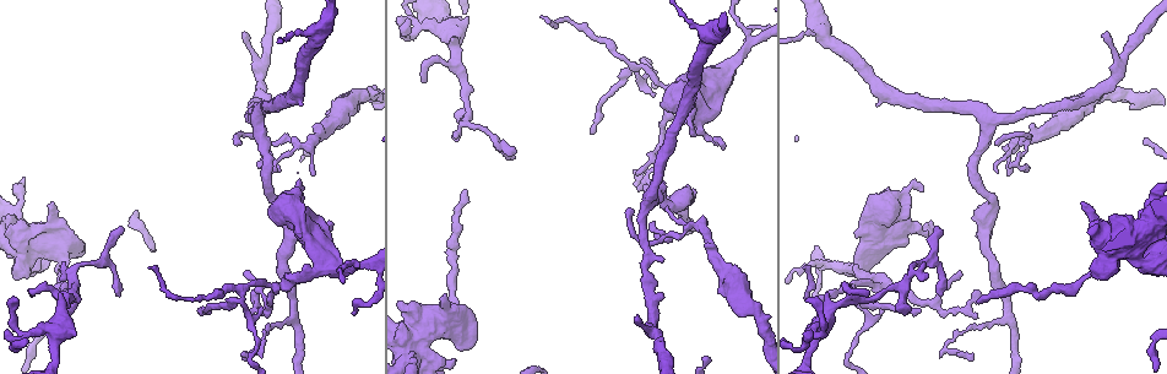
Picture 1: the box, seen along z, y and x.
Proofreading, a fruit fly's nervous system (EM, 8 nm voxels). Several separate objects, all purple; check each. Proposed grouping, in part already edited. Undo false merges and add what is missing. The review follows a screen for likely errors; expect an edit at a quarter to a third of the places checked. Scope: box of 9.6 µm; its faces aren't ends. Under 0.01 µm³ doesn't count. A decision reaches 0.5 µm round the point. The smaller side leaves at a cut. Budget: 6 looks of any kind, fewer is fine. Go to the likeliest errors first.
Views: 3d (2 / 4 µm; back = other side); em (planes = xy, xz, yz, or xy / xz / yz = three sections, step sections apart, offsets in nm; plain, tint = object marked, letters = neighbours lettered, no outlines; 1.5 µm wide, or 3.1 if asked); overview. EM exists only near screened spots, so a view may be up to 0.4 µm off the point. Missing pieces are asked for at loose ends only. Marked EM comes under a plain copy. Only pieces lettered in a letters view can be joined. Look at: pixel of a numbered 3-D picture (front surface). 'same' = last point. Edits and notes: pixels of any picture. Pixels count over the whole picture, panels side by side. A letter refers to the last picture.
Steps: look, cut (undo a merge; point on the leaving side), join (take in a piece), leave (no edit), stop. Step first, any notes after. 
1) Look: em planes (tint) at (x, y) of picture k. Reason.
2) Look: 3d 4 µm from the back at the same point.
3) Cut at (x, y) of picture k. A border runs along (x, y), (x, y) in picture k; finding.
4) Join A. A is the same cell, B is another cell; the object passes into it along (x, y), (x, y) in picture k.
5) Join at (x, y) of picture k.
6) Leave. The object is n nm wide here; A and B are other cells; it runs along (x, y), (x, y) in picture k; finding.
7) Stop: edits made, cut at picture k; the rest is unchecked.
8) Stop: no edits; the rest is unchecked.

Look: em planes (letters) at (465, 189) of picture 1. An open end.

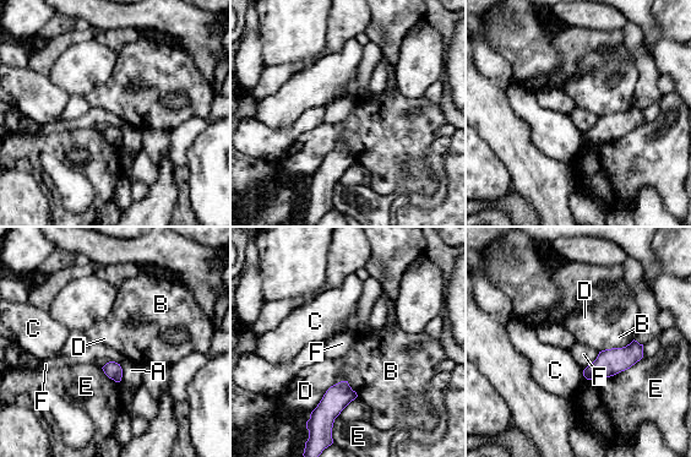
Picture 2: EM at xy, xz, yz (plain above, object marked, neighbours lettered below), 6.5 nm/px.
Leave. A, B, C, D, E and F are other cells; no lettered piece goes on from it.

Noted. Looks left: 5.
Look: 3d 2 µm at (846, 361) of picture 1. Sharp bend.

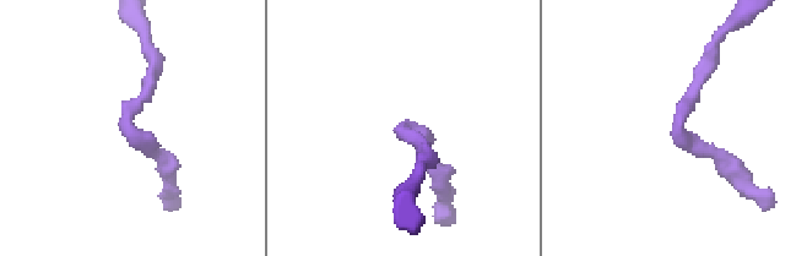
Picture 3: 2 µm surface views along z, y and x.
Look: em xy step 4 (tint) at (685, 133) of picture 3. Shape alone is not enough.

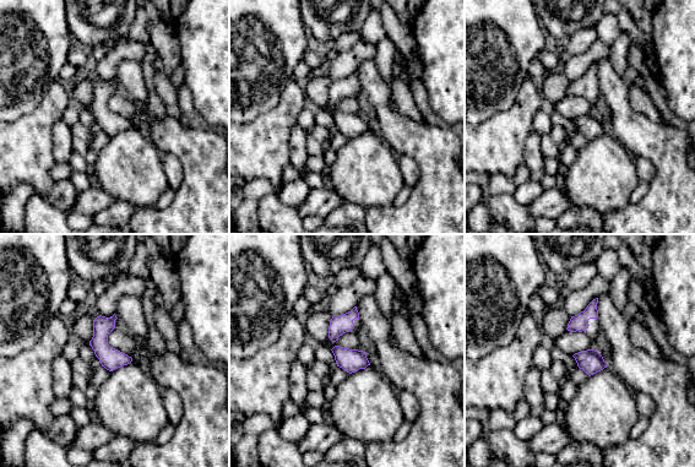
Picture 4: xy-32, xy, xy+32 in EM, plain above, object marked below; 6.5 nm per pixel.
Look: em xy step 4 (letters) at the same point. What lies round it.

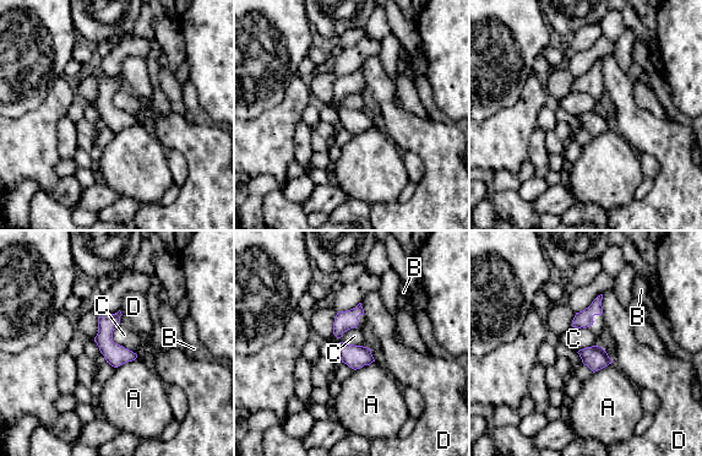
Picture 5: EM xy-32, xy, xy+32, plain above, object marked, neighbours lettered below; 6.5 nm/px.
Leave. A, B, C and D are other cells; one neuron here.

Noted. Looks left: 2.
Look: em yz step 8 (letters) at (632, 66) of picture 1. Looks like a crossing.

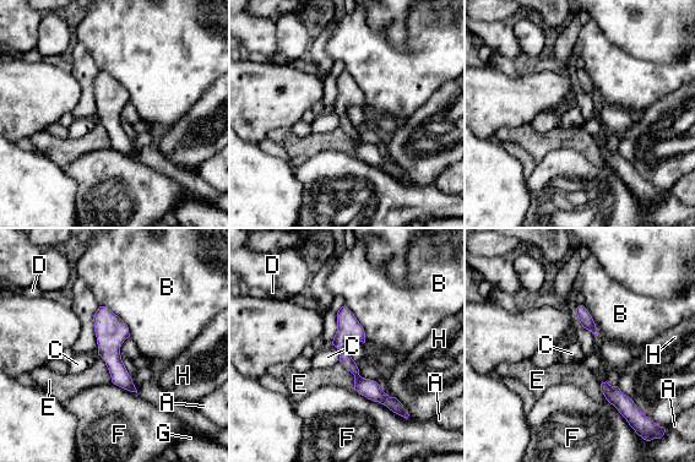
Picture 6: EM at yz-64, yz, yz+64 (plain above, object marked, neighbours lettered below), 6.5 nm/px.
Look: em planes (letters) at the same point.

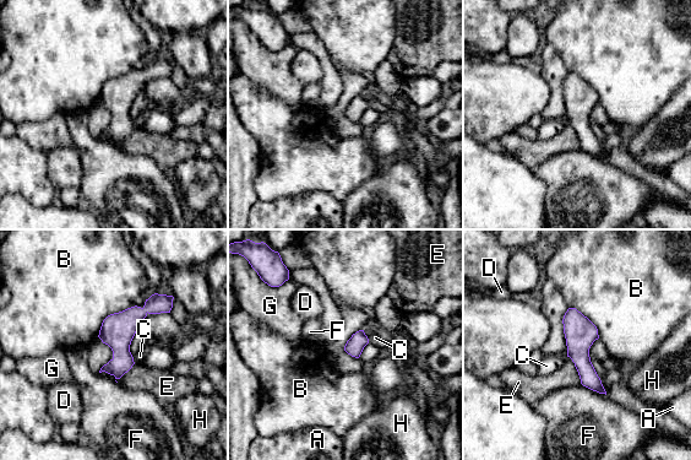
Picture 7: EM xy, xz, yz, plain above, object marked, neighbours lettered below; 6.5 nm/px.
Leave. The object is 120 nm wide here; the longest contact is with B, 320 nm; A, B, C, D, E, F, G and H are other cells; all the same neuron.

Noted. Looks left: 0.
Stop: no edits; the rest is unchecked.

